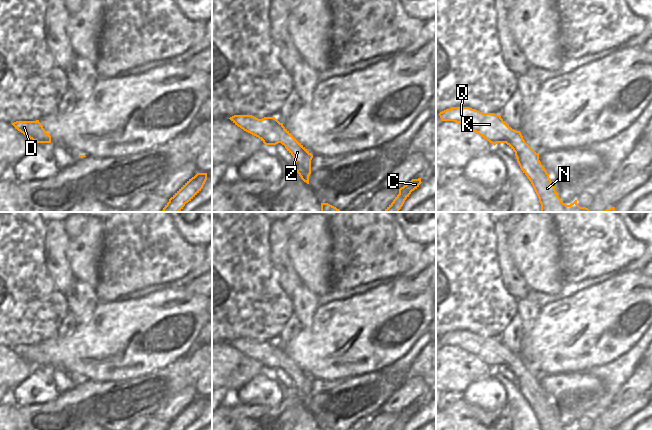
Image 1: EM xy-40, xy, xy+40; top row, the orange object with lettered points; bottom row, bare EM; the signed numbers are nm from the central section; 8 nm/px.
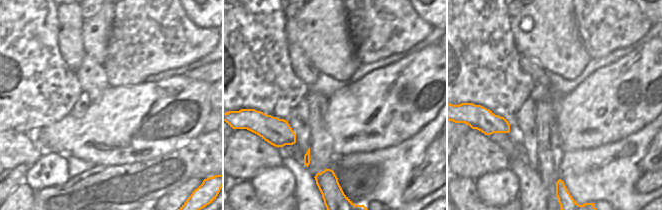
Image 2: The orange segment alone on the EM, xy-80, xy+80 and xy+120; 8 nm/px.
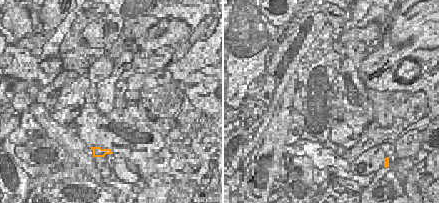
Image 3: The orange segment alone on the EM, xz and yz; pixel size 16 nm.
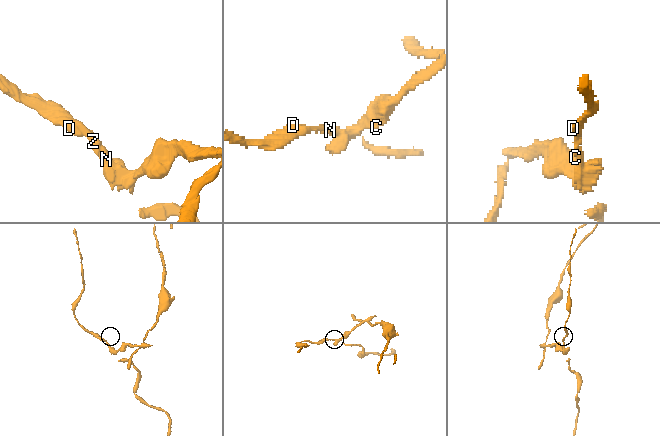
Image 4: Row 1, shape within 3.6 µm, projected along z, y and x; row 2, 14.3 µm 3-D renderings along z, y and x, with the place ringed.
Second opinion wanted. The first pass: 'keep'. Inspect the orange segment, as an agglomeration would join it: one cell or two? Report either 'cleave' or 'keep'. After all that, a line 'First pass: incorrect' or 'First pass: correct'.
cleave
First pass: incorrect

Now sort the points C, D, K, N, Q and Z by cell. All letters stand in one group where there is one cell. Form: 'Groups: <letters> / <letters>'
Groups: C N Z / D K Q.

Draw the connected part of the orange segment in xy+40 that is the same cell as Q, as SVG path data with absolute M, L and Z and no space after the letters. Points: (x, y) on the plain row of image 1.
M452 331L439 337L441 345L454 345L478 357L481 361L492 367L505 367L510 362L518 367L523 360L520 355L512 353L501 339L482 337L470 331Z

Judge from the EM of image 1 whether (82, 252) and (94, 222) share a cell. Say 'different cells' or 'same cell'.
same cell

